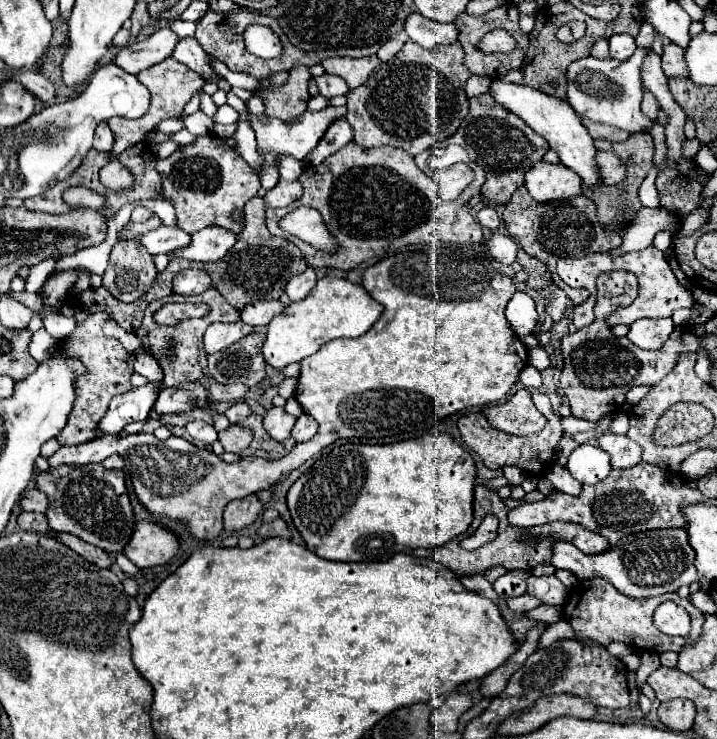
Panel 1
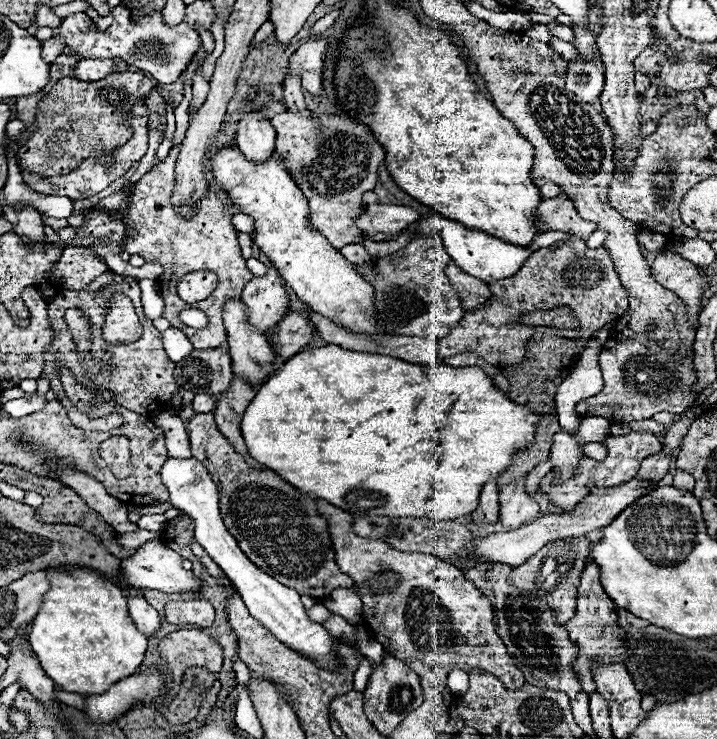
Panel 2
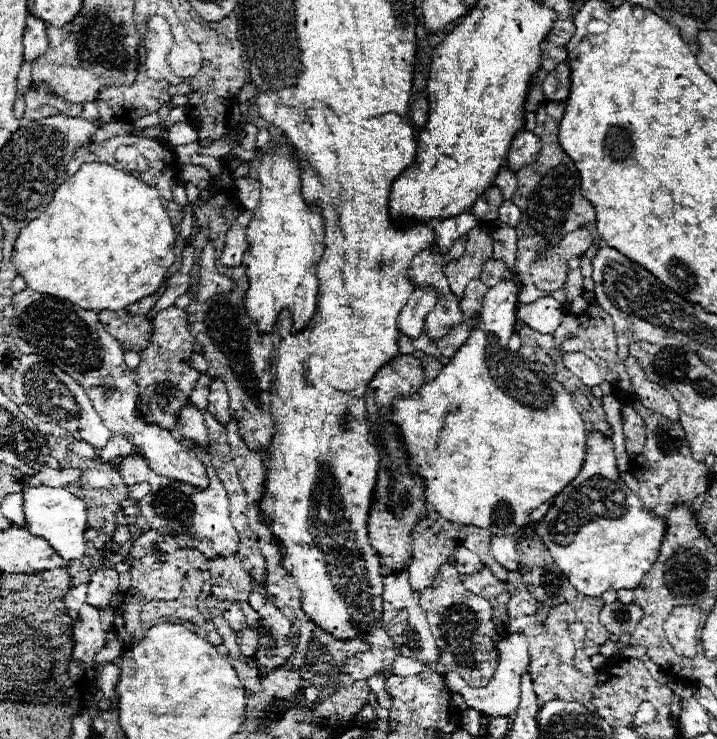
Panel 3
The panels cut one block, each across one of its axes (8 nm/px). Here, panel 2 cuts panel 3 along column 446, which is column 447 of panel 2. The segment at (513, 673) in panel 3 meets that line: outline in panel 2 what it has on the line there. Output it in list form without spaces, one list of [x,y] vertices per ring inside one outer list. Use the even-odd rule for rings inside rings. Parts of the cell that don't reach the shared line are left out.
[[[450,670],[446,676],[446,684],[450,692],[454,692],[456,696],[464,696],[468,688],[468,674],[462,670]]]

